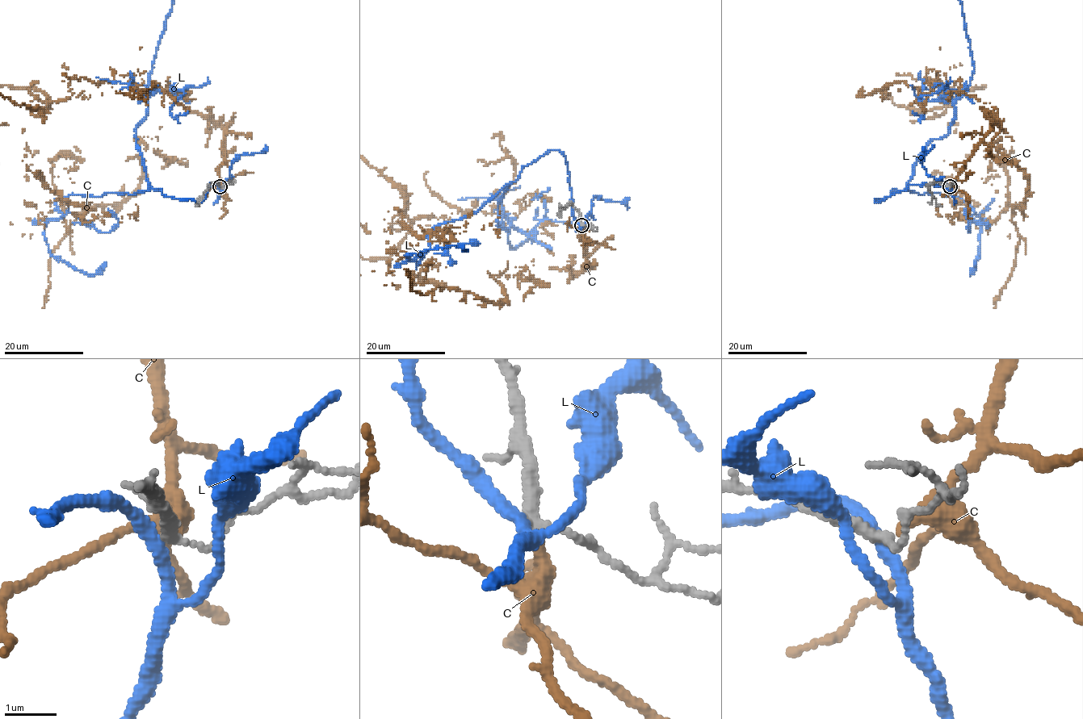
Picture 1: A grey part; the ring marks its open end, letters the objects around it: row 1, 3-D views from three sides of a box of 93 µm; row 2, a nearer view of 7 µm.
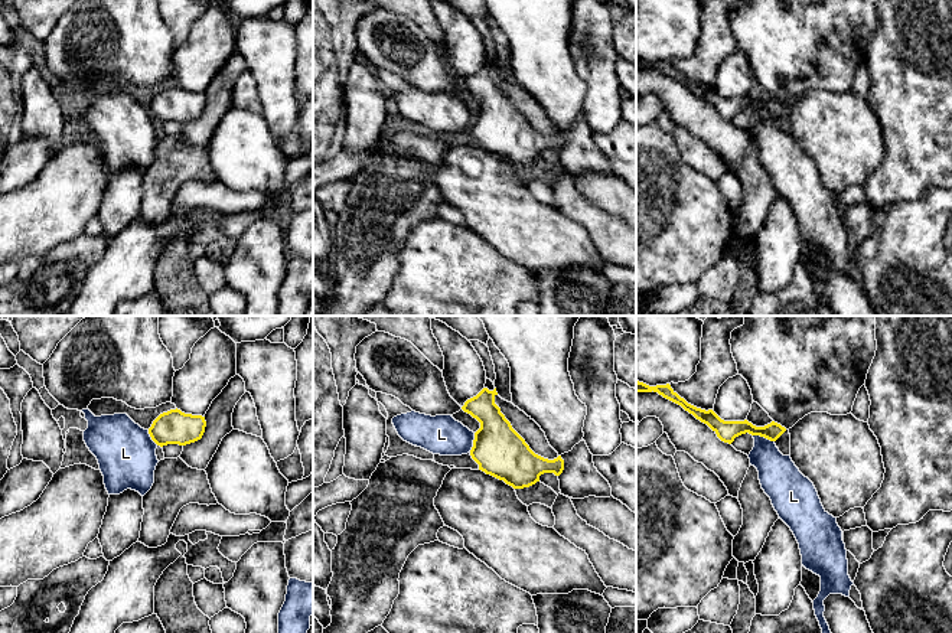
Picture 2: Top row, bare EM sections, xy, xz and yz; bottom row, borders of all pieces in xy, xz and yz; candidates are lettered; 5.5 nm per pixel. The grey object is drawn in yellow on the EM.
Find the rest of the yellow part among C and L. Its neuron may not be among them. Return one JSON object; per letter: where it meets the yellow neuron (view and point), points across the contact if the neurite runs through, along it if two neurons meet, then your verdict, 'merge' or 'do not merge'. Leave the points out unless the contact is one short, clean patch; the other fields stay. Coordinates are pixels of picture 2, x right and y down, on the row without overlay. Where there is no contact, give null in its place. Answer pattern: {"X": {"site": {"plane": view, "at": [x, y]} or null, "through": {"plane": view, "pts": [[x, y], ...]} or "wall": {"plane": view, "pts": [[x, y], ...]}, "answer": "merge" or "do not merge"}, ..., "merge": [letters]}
{"C": {"site": null, "answer": "merge"}, "L": {"site": {"plane": "yz", "at": [763, 113]}, "wall": {"plane": "yz", "pts": [[753, 111], [773, 118]]}, "answer": "do not merge"}, "merge": ["C"]}

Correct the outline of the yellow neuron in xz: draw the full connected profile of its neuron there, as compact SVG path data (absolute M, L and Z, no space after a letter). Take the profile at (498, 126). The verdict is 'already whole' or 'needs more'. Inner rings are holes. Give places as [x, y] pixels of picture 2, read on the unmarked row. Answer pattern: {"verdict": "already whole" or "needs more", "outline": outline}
{"verdict": "already whole", "outline": "M483 65L462 84L480 99L470 127L479 147L514 166L535 161L544 150L560 153L564 147L561 133L548 137L535 131L495 81L496 72L496 65L493 68Z"}

